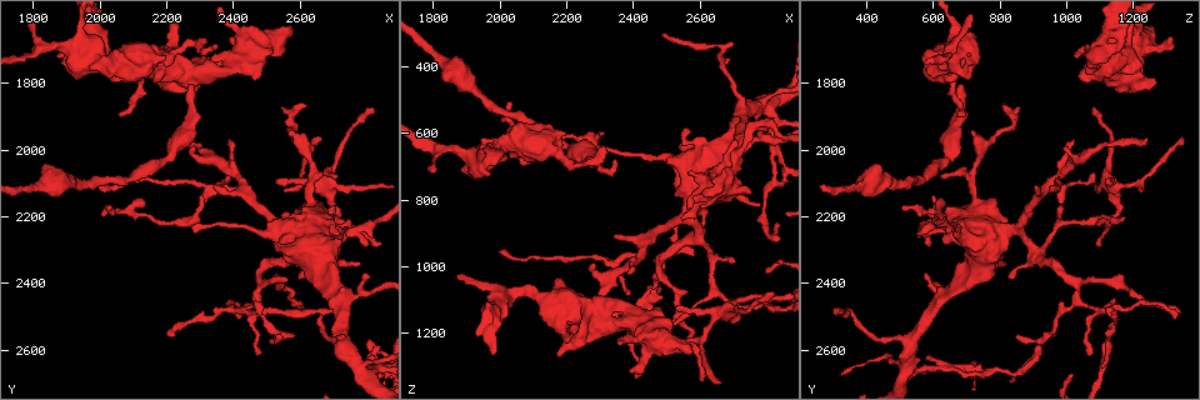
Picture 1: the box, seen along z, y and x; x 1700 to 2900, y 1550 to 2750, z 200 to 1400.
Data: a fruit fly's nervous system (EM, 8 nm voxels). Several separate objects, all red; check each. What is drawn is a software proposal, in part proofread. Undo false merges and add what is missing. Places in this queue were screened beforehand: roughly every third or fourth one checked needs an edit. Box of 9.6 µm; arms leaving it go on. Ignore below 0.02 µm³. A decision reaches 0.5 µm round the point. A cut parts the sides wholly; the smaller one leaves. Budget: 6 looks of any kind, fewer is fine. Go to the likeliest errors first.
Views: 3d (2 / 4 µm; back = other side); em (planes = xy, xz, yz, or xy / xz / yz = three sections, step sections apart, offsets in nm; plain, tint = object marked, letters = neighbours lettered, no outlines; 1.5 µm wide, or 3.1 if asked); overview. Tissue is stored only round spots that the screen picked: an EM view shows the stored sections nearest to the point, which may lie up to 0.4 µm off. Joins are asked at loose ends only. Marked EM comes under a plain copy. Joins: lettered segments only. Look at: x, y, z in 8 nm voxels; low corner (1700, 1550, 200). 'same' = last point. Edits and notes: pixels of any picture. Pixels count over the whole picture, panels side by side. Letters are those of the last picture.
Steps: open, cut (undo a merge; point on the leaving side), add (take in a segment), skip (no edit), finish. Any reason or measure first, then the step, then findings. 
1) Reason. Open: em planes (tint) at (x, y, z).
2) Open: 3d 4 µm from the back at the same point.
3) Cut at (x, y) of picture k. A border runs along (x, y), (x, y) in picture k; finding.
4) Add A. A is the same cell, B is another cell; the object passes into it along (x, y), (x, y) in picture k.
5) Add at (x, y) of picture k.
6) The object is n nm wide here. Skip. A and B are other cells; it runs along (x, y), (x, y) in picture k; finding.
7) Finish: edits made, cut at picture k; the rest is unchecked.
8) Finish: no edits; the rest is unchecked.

Tapers out. Open: em planes (letters) at (2300, 2140, 600).

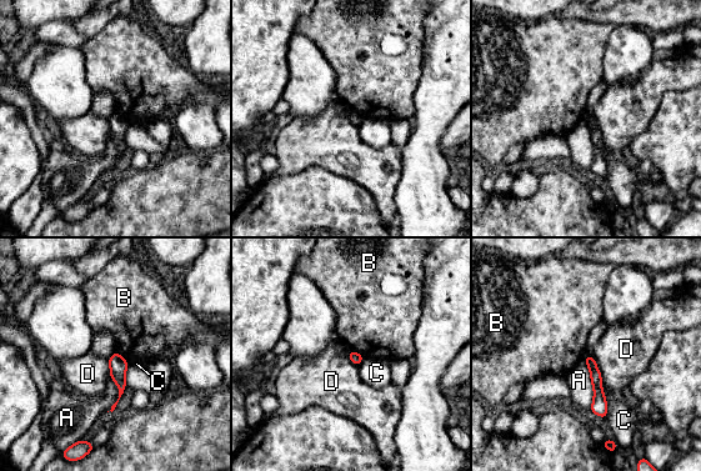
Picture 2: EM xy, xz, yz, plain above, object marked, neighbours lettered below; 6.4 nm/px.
The longest contact is with A, 340 nm. Skip. A, B, C and D are other cells; it runs along (587, 359), (604, 414) in picture 2; none of them fits.

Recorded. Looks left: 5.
Free end. Open: 3d 4 µm at (2410, 2500, 1330).

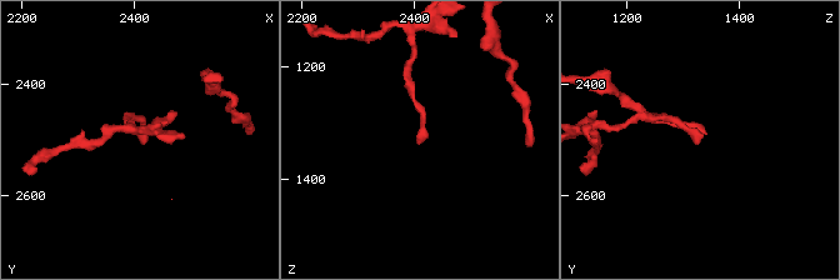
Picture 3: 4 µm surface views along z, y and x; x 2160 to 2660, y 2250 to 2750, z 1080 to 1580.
Now the EM. Open: em yz step 4 (letters) at (2415, 2490, 1335).

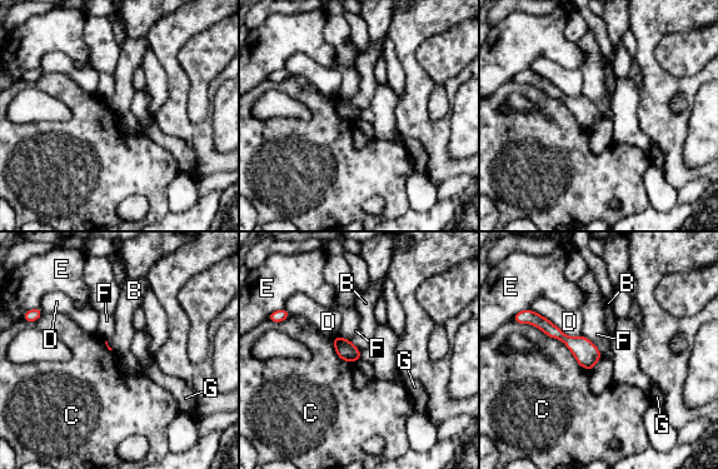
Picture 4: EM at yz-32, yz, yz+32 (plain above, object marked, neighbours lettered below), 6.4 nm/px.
Open: em xz step 4 (letters) at the same point.

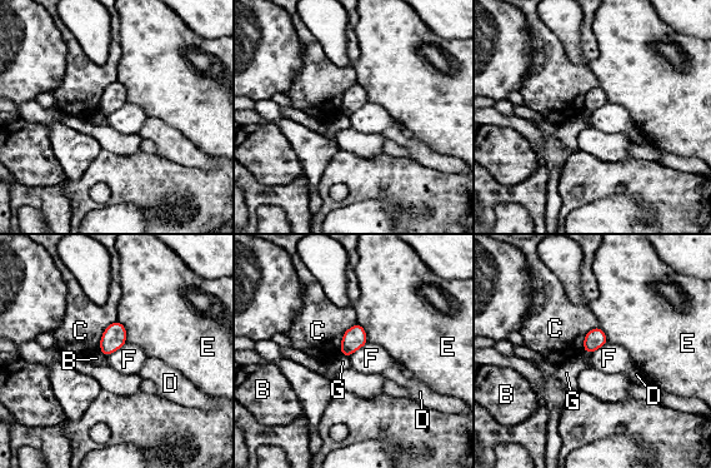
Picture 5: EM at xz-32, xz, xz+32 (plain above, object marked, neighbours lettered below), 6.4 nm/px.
Skip. B, C, D, E, F and G are other cells; a border runs along (126, 342), (105, 357) in picture 5; no lettered segment goes on from it.

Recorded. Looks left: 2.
Finish: no edits; the rest is unchecked.

